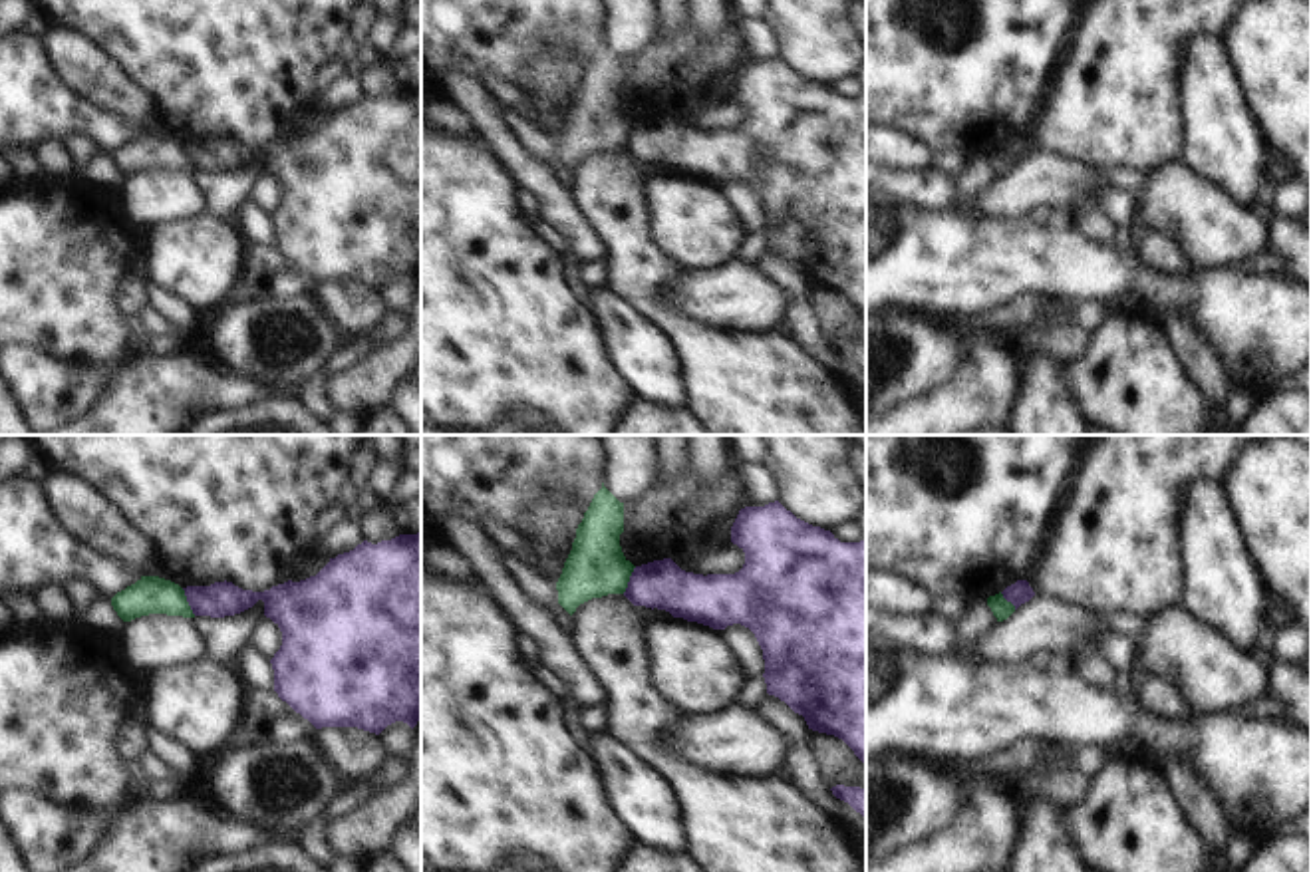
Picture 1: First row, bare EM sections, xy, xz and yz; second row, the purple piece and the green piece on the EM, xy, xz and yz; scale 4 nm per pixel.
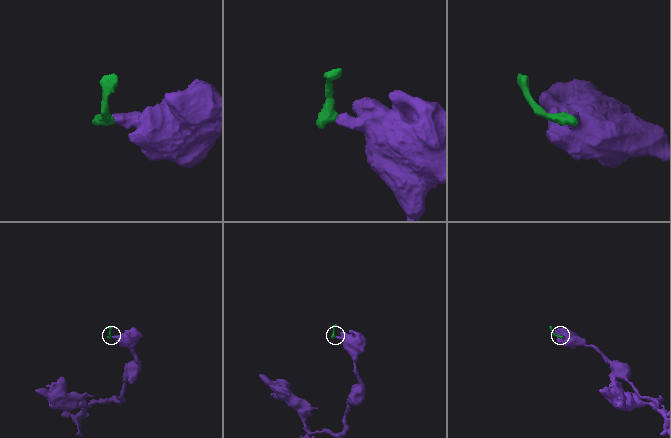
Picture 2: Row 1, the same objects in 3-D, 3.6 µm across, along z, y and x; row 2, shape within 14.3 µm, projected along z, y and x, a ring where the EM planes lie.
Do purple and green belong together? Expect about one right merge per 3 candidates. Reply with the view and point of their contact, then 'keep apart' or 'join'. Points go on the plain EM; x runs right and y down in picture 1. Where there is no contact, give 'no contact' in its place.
contact xy (187, 155); keep apart

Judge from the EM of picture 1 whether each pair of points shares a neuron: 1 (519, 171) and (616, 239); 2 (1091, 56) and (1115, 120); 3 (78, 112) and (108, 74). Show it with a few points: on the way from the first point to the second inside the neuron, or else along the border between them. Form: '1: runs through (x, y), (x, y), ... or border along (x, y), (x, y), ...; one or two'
1: border along (567, 189), (600, 239), (604, 257); two
2: runs through (1107, 72), (1115, 80), (1115, 104); one
3: border along (52, 68), (78, 94), (128, 122); two

